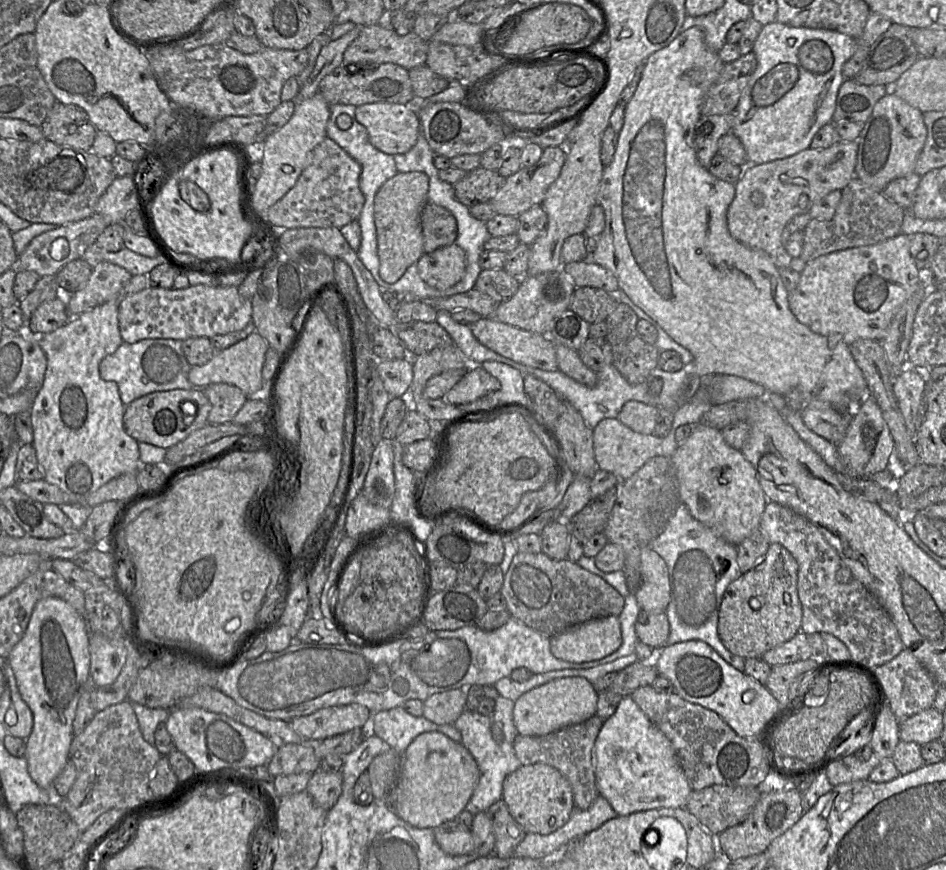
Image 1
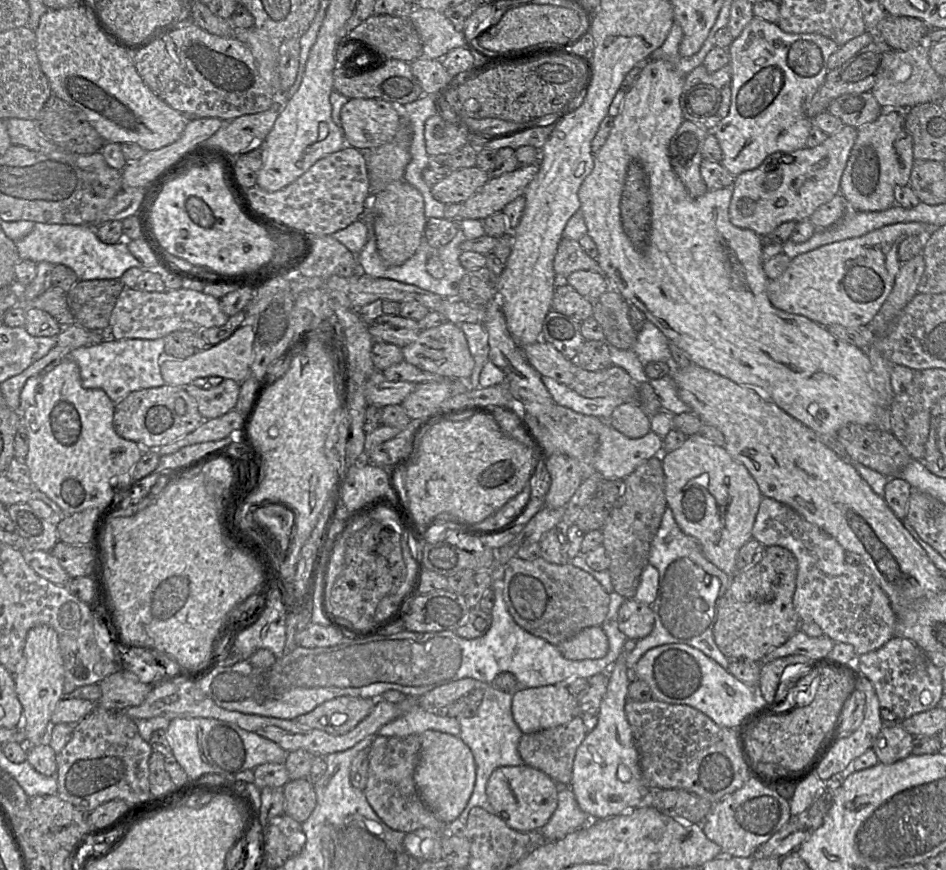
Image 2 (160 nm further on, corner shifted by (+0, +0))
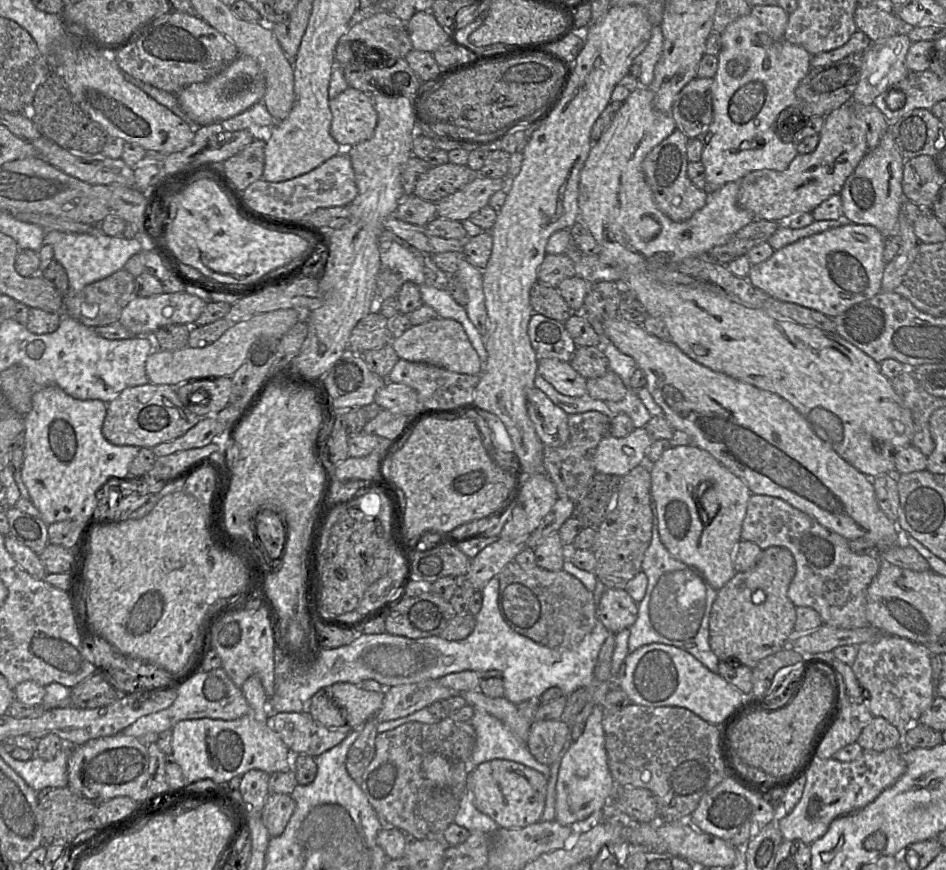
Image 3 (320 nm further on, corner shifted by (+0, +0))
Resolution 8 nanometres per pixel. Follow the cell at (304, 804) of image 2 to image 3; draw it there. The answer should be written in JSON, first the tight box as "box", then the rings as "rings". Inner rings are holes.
{"box":[261,794,295,838],"rings":[[[270,794],[267,797],[261,819],[271,838],[283,833],[295,807],[295,801],[288,794]]]}

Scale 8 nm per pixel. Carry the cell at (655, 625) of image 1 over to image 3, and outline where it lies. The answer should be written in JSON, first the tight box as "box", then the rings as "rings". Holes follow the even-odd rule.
{"box":[596,588,638,634],"rings":[[[607,588],[596,607],[596,618],[611,634],[617,634],[636,622],[638,604],[625,590]]]}

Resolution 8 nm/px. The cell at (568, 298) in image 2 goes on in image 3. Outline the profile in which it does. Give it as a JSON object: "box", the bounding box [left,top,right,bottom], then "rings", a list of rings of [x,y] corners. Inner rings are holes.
{"box":[530,282,573,322],"rings":[[[539,282],[535,283],[530,290],[530,303],[534,313],[561,322],[565,322],[573,314],[557,287]]]}

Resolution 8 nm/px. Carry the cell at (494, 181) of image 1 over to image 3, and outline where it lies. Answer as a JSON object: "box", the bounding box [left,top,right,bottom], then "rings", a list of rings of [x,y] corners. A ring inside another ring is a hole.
{"box":[413,162,477,203],"rings":[[[447,162],[439,166],[431,166],[427,172],[418,177],[413,195],[436,203],[455,193],[477,176],[477,172],[467,165]]]}

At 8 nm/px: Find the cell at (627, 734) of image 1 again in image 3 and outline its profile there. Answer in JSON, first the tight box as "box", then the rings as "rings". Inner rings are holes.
{"box":[555,705,616,825],"rings":[[[595,705],[588,717],[584,733],[572,743],[562,758],[556,783],[555,820],[562,825],[571,825],[593,814],[600,814],[610,801],[616,786],[613,780],[605,749],[602,720],[605,715],[602,705]]]}

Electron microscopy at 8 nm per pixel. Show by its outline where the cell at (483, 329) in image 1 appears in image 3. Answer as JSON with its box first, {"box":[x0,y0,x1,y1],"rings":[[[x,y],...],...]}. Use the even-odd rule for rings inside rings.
{"box":[537,358,588,397],"rings":[[[556,358],[538,359],[537,373],[561,394],[573,397],[588,395],[586,378],[574,370],[569,362]]]}

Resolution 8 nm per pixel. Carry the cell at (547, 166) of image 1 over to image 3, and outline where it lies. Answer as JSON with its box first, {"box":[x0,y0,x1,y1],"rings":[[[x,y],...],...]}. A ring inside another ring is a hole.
{"box":[436,176,506,222],"rings":[[[477,176],[455,193],[436,202],[436,215],[440,218],[462,222],[488,205],[490,197],[497,191],[506,190],[506,178],[484,178]]]}

